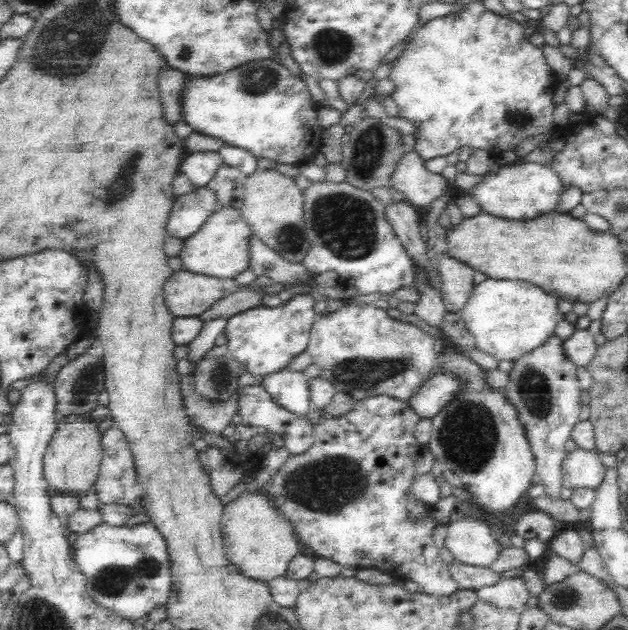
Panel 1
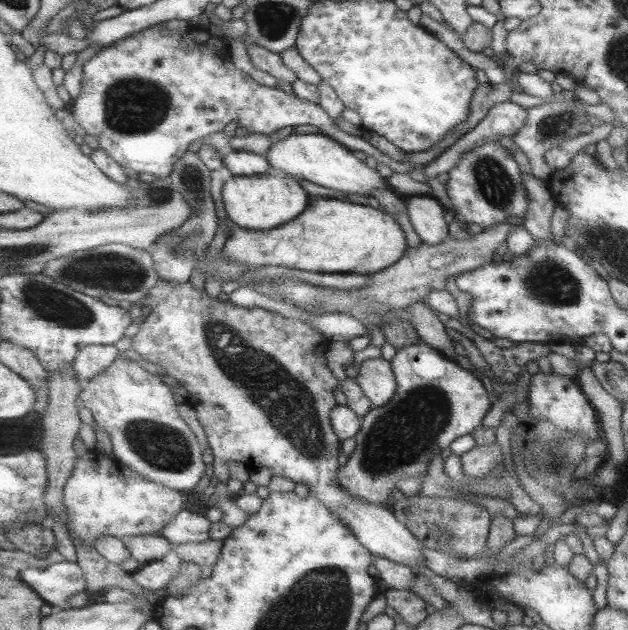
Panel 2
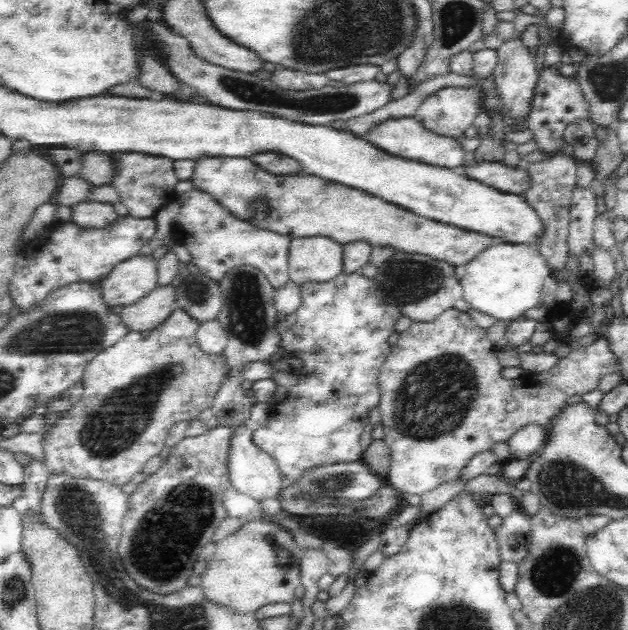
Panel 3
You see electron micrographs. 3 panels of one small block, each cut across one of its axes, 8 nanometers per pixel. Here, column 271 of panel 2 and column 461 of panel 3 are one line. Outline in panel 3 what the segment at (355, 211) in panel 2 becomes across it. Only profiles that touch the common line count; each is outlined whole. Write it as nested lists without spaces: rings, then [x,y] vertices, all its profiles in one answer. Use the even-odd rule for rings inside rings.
[[[202,156],[194,158],[194,172],[190,176],[193,186],[208,193],[222,207],[234,216],[247,220],[258,228],[289,236],[291,239],[309,236],[327,236],[340,244],[365,240],[372,246],[391,246],[396,251],[425,254],[436,260],[443,260],[453,267],[468,264],[484,248],[492,246],[492,237],[472,231],[465,231],[452,224],[430,220],[415,212],[378,198],[357,188],[348,188],[344,184],[326,180],[303,170],[294,174],[272,174],[260,165],[252,162],[248,156]]]

